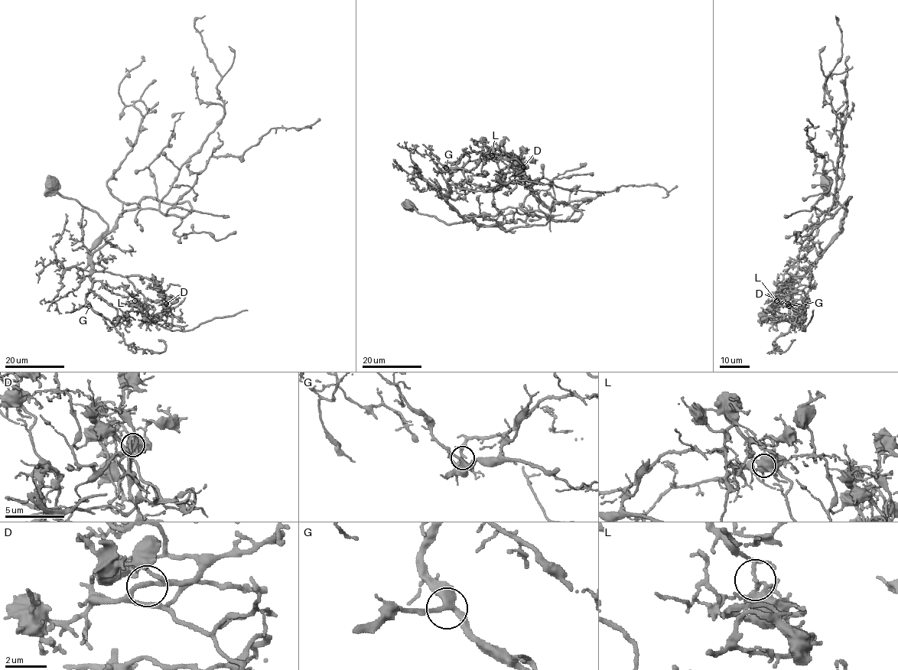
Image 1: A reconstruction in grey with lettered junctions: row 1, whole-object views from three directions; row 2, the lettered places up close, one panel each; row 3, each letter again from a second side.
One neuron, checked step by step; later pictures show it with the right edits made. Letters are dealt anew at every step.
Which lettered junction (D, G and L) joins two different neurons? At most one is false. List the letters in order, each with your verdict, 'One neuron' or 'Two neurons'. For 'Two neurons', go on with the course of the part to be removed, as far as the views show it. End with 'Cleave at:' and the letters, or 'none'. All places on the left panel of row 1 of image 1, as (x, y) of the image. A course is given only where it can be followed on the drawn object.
D: One neuron
G: One neuron
L: Two neurons. Course of the part to remove: (135, 300), (143, 305), (142, 312), (173, 316), (163, 304), (164, 294), (158, 294), (159, 285), (145, 289)
Cleave at: L

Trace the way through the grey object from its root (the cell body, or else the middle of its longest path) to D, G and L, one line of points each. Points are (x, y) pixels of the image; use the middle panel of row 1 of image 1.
D: (407, 206), (447, 224), (463, 222), (447, 203), (451, 184), (485, 190), (522, 183), (530, 180), (523, 167)
G: (407, 206), (418, 213), (434, 215), (447, 224), (463, 222), (447, 203), (449, 172), (443, 171), (446, 167)
L: (407, 206), (447, 224), (463, 222), (447, 203), (447, 180), (469, 161), (486, 156), (490, 159), (492, 155)

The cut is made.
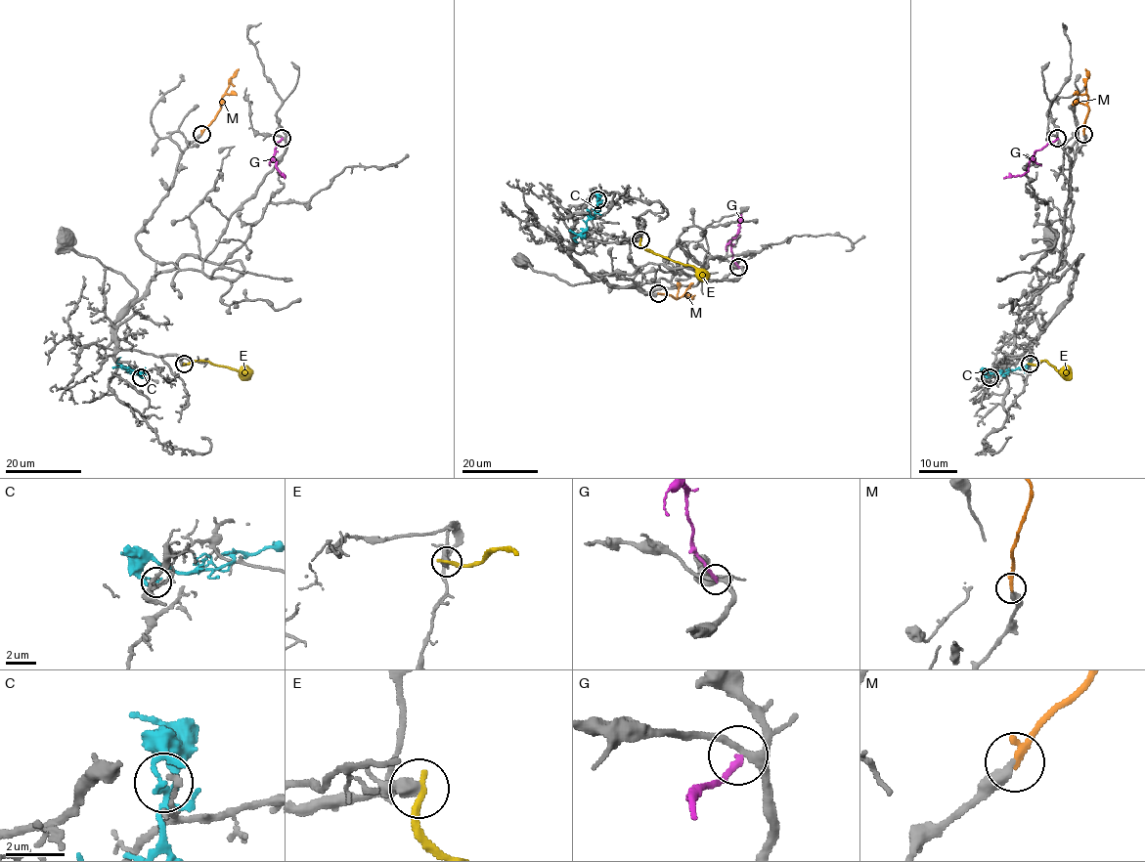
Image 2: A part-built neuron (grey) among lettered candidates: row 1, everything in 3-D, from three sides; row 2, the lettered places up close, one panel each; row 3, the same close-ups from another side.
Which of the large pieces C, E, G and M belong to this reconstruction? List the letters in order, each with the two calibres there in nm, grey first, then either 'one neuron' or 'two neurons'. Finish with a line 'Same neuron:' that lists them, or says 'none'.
C: calibres 160 and 170 nm; two neurons
E: calibres 500 and 280 nm; two neurons
G: calibres 240 and 240 nm; two neurons
M: calibres 320 and 240 nm; one neuron
Same neuron: M

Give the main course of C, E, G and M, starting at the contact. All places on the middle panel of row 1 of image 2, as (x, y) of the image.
C: (597, 198), (594, 215), (586, 222), (587, 228), (573, 238), (577, 241)
E: (640, 239), (643, 247), (692, 266), (696, 276), (705, 281)
G: (738, 267), (732, 257), (730, 240), (739, 232), (741, 213)
M: (658, 293), (676, 298), (695, 295)

